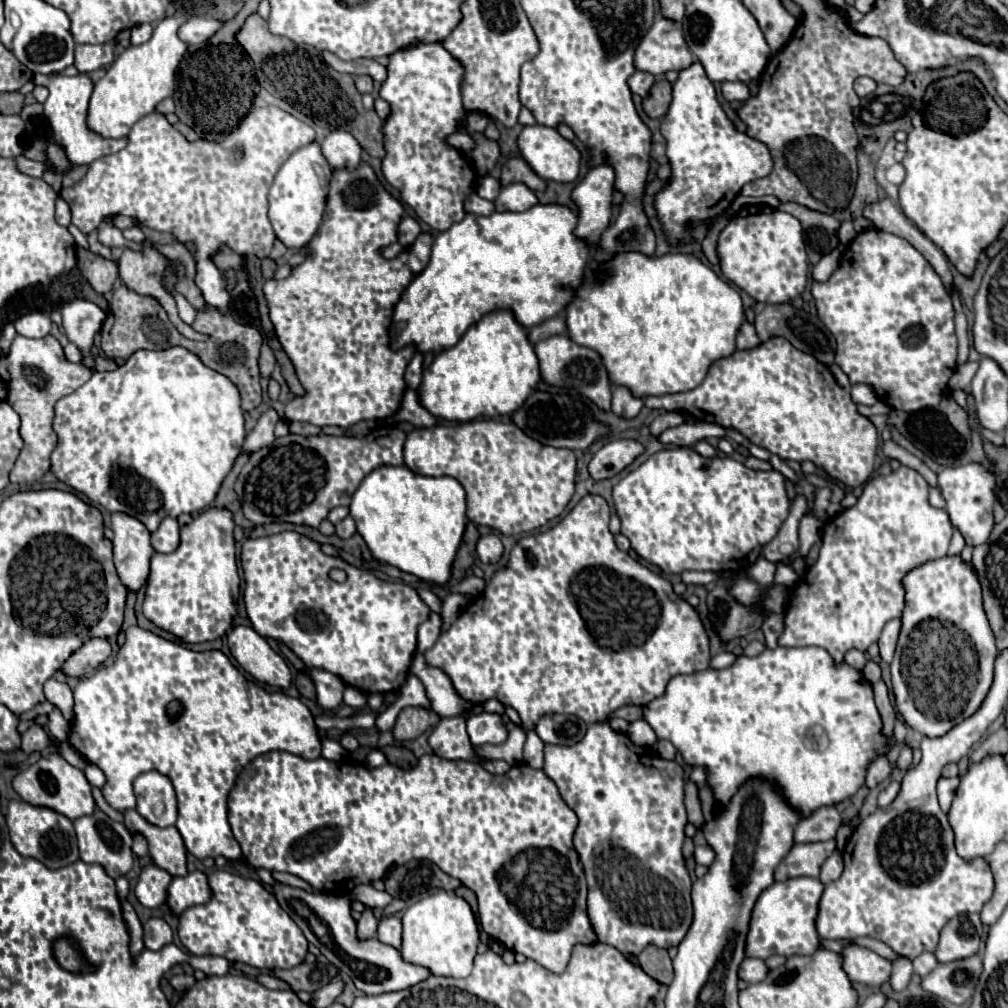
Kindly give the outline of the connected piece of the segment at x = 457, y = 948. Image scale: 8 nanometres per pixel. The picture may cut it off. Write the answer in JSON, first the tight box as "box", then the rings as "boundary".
{"box":[400,890,480,978],"boundary":[[[446,890],[426,896],[406,908],[406,912],[402,914],[402,926],[404,934],[400,952],[406,962],[426,966],[434,976],[466,978],[472,972],[480,936],[476,916],[464,898]]]}

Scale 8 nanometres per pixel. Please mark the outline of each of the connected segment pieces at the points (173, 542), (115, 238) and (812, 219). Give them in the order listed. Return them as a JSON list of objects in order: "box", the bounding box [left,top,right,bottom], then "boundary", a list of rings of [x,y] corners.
[{"box":[152,518,180,552],"boundary":[[[164,518],[160,528],[152,534],[152,546],[156,552],[174,552],[180,544],[180,524],[174,518]]]},{"box":[98,218,142,250],"boundary":[[[104,218],[104,220],[100,222],[100,226],[98,226],[98,240],[100,240],[104,246],[108,246],[108,248],[112,248],[112,246],[124,246],[124,248],[134,248],[134,250],[140,250],[140,248],[142,248],[142,246],[136,246],[136,242],[126,240],[126,238],[122,236],[122,232],[112,224],[110,218]]]},{"box":[780,202,840,264],"boundary":[[[794,202],[780,204],[780,210],[796,216],[800,220],[800,224],[804,228],[806,254],[812,264],[816,264],[824,254],[832,252],[840,244],[840,240],[838,240],[840,222],[834,216],[808,210],[808,208],[794,204]]]}]

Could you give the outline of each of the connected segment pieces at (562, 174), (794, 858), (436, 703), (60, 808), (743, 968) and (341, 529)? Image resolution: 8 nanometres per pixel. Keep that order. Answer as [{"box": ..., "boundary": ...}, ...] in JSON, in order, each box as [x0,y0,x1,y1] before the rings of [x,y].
[{"box":[518,124,582,182],"boundary":[[[534,124],[534,126],[524,126],[522,134],[518,136],[518,148],[522,158],[532,166],[532,170],[546,180],[554,182],[574,182],[580,172],[580,160],[582,154],[580,150],[566,138],[562,138],[554,128]]]},{"box":[774,840,836,880],"boundary":[[[836,840],[814,842],[814,844],[794,844],[788,856],[776,868],[774,880],[790,880],[796,876],[818,878],[824,860],[834,850],[836,850]]]},{"box":[410,652,472,718],"boundary":[[[418,652],[412,660],[412,668],[410,668],[426,686],[426,692],[428,692],[428,698],[432,702],[432,710],[436,714],[440,714],[442,718],[446,716],[456,716],[456,714],[462,714],[466,708],[472,706],[472,702],[466,702],[464,698],[460,698],[448,676],[438,670],[438,668],[430,668],[424,660],[424,656]]]},{"box":[14,754,96,820],"boundary":[[[48,754],[30,764],[22,774],[14,778],[14,790],[22,796],[24,802],[32,806],[50,808],[54,812],[64,814],[70,820],[80,816],[90,816],[96,810],[96,802],[92,798],[92,786],[86,780],[84,772],[72,764],[68,764],[60,754]]]},{"box":[738,958,768,984],"boundary":[[[746,958],[746,960],[740,964],[738,978],[744,980],[746,984],[754,984],[754,982],[764,980],[766,974],[768,974],[768,968],[766,968],[764,960],[760,960],[760,958]]]},{"box":[336,516,356,538],"boundary":[[[348,516],[340,524],[336,524],[336,534],[340,538],[350,538],[354,532],[356,532],[356,524],[354,524],[354,518],[352,516]]]}]

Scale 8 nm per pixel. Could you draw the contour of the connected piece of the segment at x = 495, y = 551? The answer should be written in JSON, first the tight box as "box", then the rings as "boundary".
{"box":[476,534,502,562],"boundary":[[[486,534],[480,536],[478,544],[476,544],[476,554],[482,562],[498,562],[502,556],[502,542],[496,534]]]}

